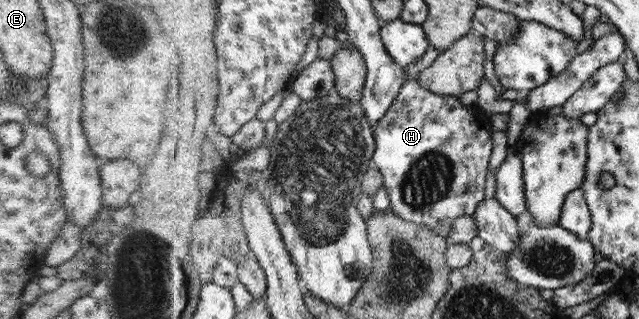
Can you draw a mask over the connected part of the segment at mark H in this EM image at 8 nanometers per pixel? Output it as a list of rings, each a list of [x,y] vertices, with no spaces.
[[[417,79],[407,81],[397,102],[375,129],[377,150],[374,166],[385,175],[391,207],[411,223],[429,227],[436,235],[446,237],[452,232],[456,218],[472,216],[484,200],[485,174],[491,156],[489,118],[478,106],[463,106],[460,98],[445,96],[420,85]]]

